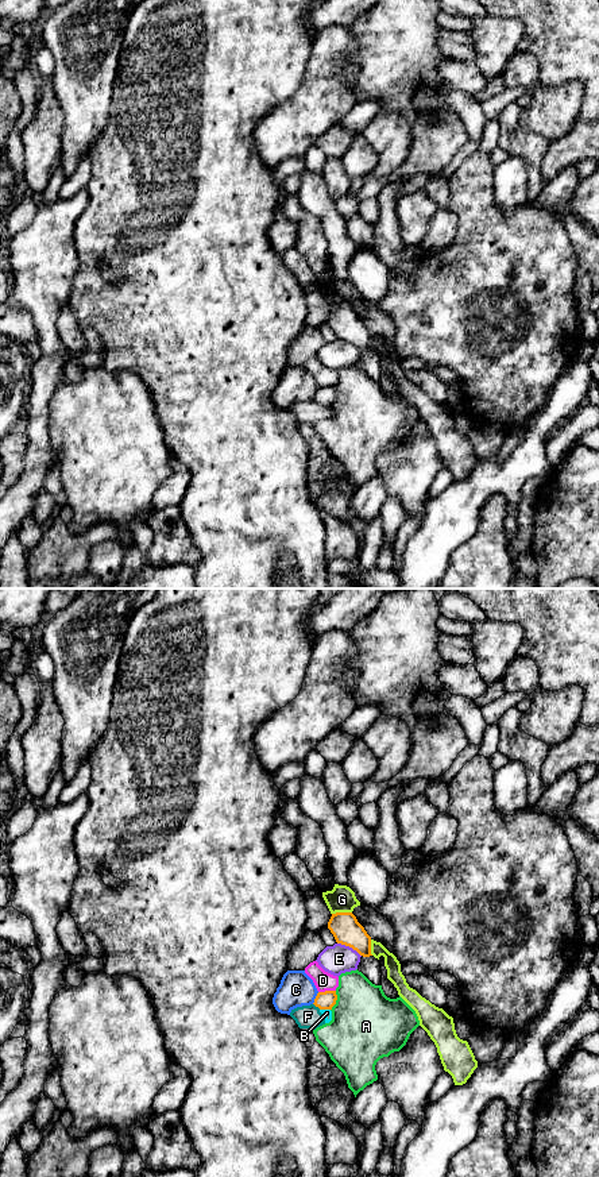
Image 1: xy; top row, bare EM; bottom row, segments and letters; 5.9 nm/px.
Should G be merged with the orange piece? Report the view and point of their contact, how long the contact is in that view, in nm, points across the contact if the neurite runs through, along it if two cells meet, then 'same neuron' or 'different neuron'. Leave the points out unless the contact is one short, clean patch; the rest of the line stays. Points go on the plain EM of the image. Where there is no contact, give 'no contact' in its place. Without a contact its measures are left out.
xy (341, 308) | 120 nm | along xy (351, 307), (336, 307), (332, 309) | different neuron

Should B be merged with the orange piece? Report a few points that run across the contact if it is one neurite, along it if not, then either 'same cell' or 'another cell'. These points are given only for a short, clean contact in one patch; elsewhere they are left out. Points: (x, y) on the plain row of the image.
xy (320, 404), (329, 405) | another cell

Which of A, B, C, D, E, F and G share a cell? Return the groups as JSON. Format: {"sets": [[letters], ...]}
{"sets": [["A"], ["B", "F"], ["C"], ["D"], ["E"], ["G"]]}

